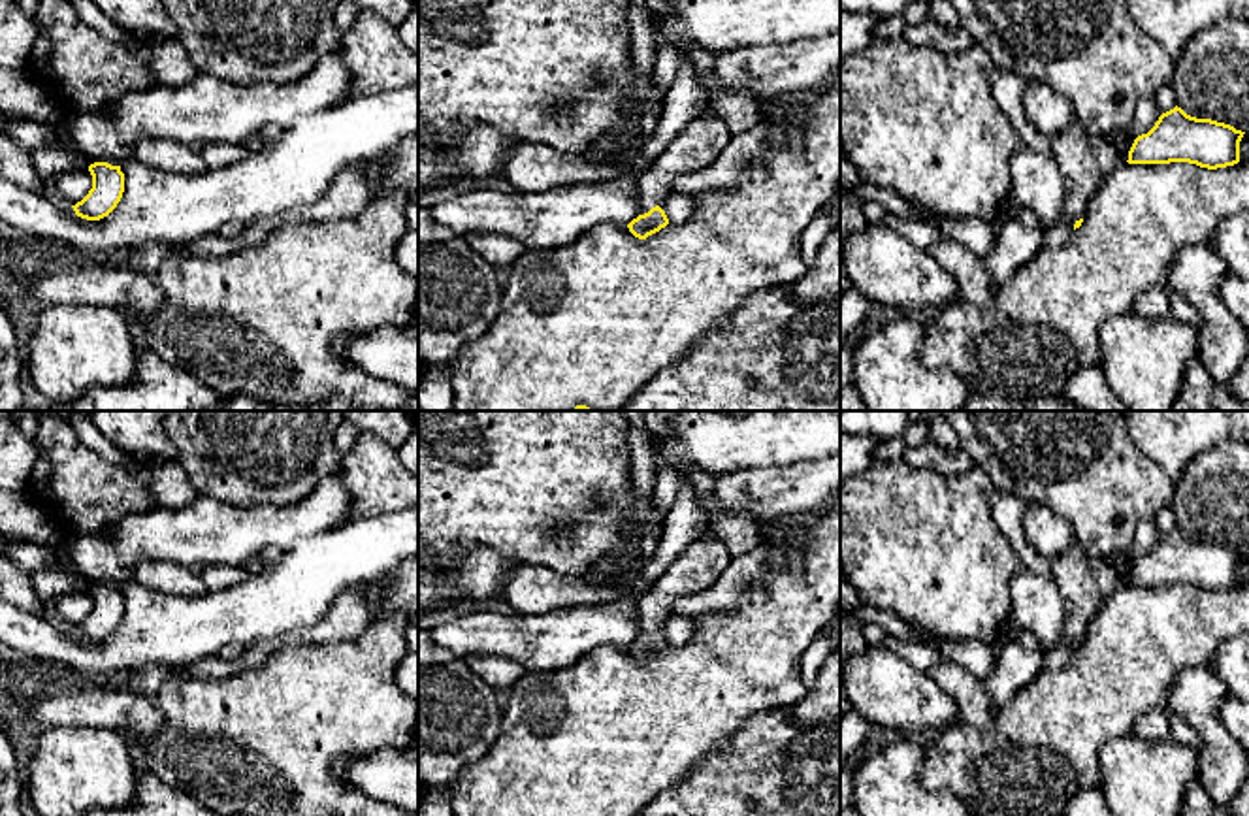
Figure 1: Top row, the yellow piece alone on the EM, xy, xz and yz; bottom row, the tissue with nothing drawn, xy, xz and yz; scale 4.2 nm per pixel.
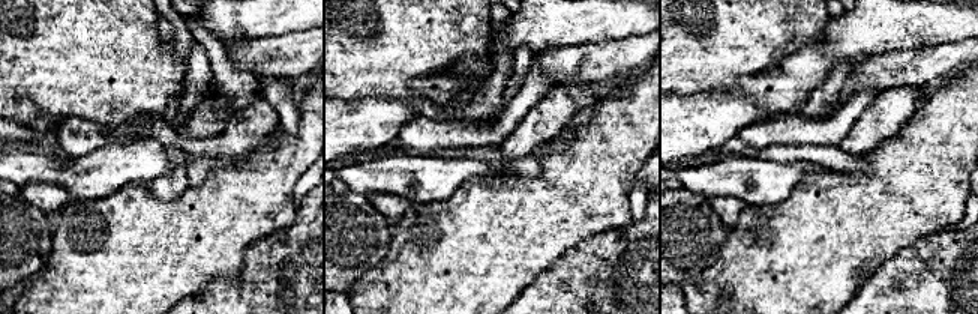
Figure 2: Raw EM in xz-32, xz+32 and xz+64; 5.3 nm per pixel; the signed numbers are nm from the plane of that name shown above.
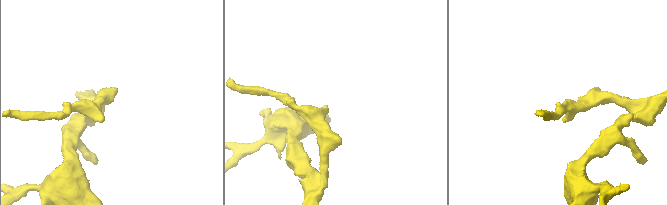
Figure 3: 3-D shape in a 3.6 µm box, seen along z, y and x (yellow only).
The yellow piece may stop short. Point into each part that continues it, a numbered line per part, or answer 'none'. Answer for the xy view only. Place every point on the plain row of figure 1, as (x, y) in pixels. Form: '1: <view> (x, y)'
none

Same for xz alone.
1: xz (699, 564)

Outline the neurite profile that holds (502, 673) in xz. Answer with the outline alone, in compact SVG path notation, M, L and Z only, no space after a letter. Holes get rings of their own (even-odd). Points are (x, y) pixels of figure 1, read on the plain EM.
M469 656L463 660L473 675L480 677L492 688L509 692L526 673L526 669L503 656Z

